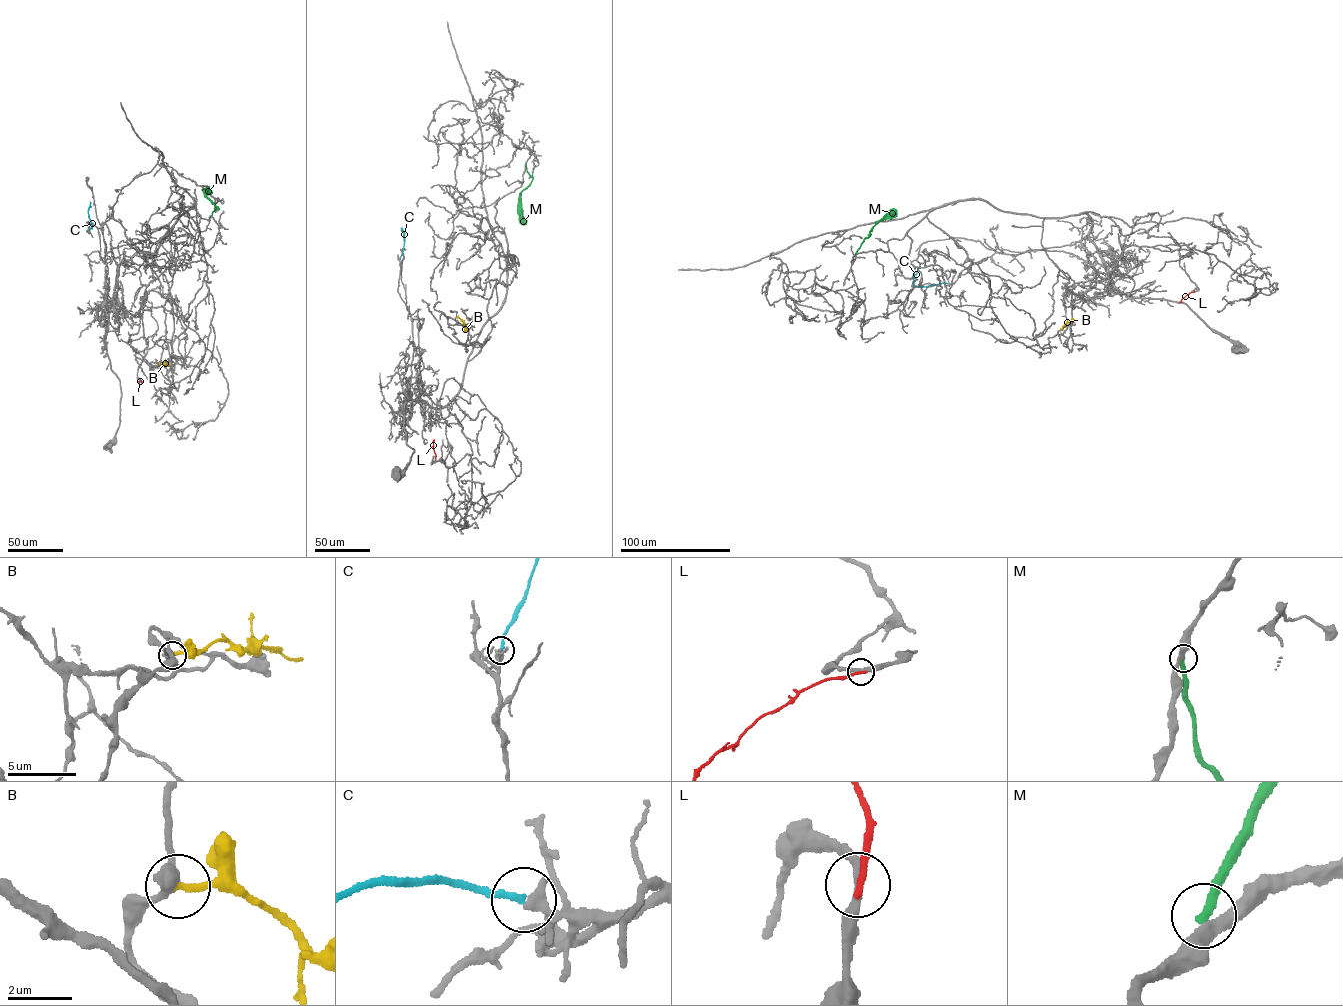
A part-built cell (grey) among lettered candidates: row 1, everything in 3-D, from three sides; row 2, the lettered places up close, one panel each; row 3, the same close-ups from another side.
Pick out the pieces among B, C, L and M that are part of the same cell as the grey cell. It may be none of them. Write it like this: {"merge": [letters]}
{"merge": ["C"]}

